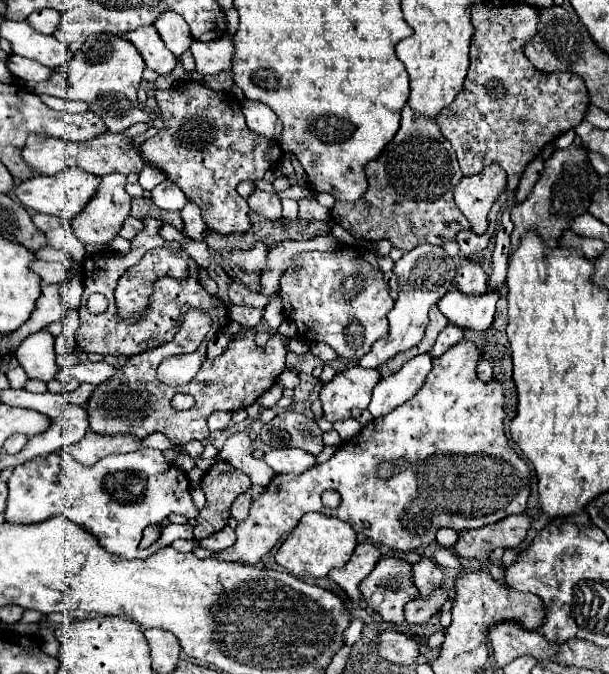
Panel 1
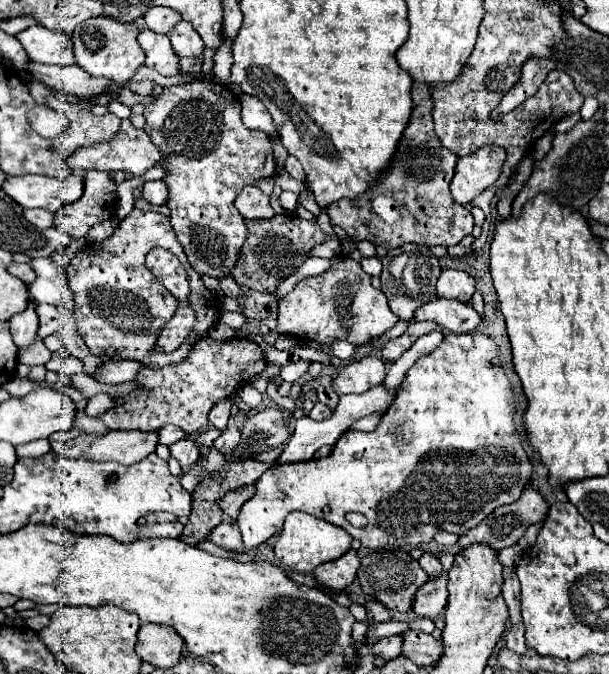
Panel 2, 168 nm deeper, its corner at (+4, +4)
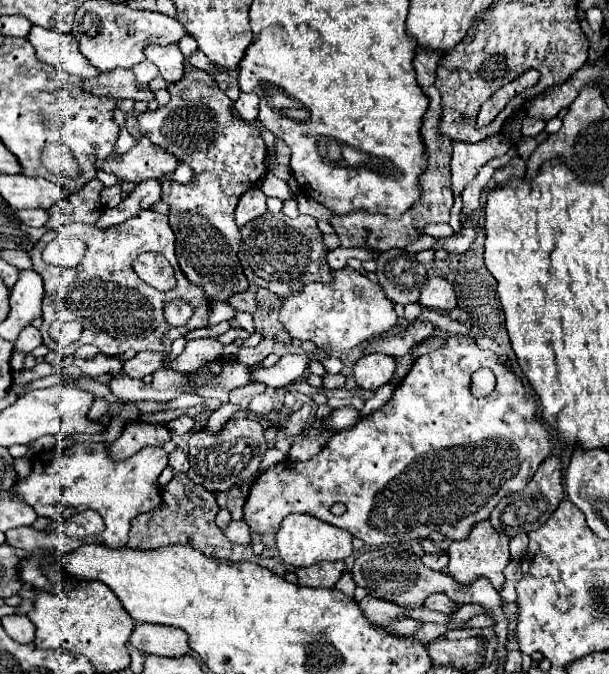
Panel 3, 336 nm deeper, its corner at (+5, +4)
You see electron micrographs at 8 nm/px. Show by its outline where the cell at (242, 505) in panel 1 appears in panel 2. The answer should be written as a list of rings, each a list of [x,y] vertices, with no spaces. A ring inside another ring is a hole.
[[[242,486],[242,488],[236,488],[236,490],[230,490],[218,504],[220,508],[230,516],[230,518],[236,518],[242,504],[246,500],[250,500],[254,496],[254,486]]]

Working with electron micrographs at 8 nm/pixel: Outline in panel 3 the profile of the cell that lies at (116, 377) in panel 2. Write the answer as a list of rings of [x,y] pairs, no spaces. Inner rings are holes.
[[[139,352],[131,360],[123,362],[123,374],[129,378],[143,378],[145,374],[153,374],[163,366],[165,354],[159,352]]]

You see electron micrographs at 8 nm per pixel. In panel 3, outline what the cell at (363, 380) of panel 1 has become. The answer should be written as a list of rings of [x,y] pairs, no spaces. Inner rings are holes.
[[[367,354],[353,366],[353,378],[359,388],[377,390],[387,384],[395,372],[395,358],[387,354]]]

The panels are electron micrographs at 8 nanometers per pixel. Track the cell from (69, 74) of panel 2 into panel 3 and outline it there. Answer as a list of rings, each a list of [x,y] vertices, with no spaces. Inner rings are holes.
[[[111,70],[95,78],[87,78],[83,82],[85,92],[91,92],[95,96],[111,96],[115,100],[119,98],[131,98],[131,100],[153,100],[153,92],[147,86],[141,86],[131,70]]]

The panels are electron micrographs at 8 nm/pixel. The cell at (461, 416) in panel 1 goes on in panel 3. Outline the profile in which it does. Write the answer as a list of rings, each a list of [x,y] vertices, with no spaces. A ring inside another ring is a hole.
[[[449,336],[445,340],[445,344],[441,348],[437,348],[435,352],[429,352],[429,354],[423,354],[415,360],[413,368],[409,370],[409,374],[399,382],[399,386],[395,388],[393,392],[393,398],[377,412],[373,412],[371,416],[363,416],[359,420],[357,426],[349,428],[349,430],[341,430],[337,432],[329,444],[317,454],[313,456],[311,460],[307,462],[291,462],[291,460],[285,460],[285,462],[279,462],[271,468],[267,468],[253,484],[251,484],[251,492],[247,496],[247,502],[245,502],[245,522],[249,526],[251,532],[257,532],[257,534],[267,534],[267,532],[277,532],[279,530],[279,524],[283,522],[285,516],[293,514],[293,512],[301,512],[301,514],[311,514],[327,524],[333,524],[341,530],[347,530],[351,532],[355,538],[363,540],[367,546],[385,546],[385,544],[393,544],[393,542],[409,542],[409,540],[423,540],[423,538],[429,538],[429,534],[433,530],[445,534],[447,538],[451,540],[465,540],[469,536],[469,532],[473,530],[475,524],[483,522],[489,518],[491,510],[499,504],[501,498],[509,496],[509,494],[515,494],[519,490],[523,490],[527,486],[527,482],[533,478],[533,474],[537,472],[539,464],[547,458],[549,450],[551,450],[551,442],[549,442],[549,430],[547,426],[537,420],[535,416],[535,410],[537,410],[537,404],[535,404],[535,396],[529,394],[525,388],[523,388],[523,382],[511,372],[511,368],[507,364],[501,364],[499,362],[499,356],[491,350],[483,350],[477,346],[477,342],[471,338],[471,336]],[[479,368],[491,368],[497,376],[497,386],[491,394],[487,396],[473,396],[471,392],[471,374]],[[335,502],[343,502],[347,506],[347,512],[343,516],[333,516],[329,512],[329,508],[335,504]]]

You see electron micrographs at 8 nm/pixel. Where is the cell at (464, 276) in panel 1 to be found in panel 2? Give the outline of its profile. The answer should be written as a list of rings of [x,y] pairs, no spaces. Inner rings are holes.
[[[444,270],[436,282],[438,298],[454,298],[460,302],[468,302],[474,290],[474,280],[462,270]]]

